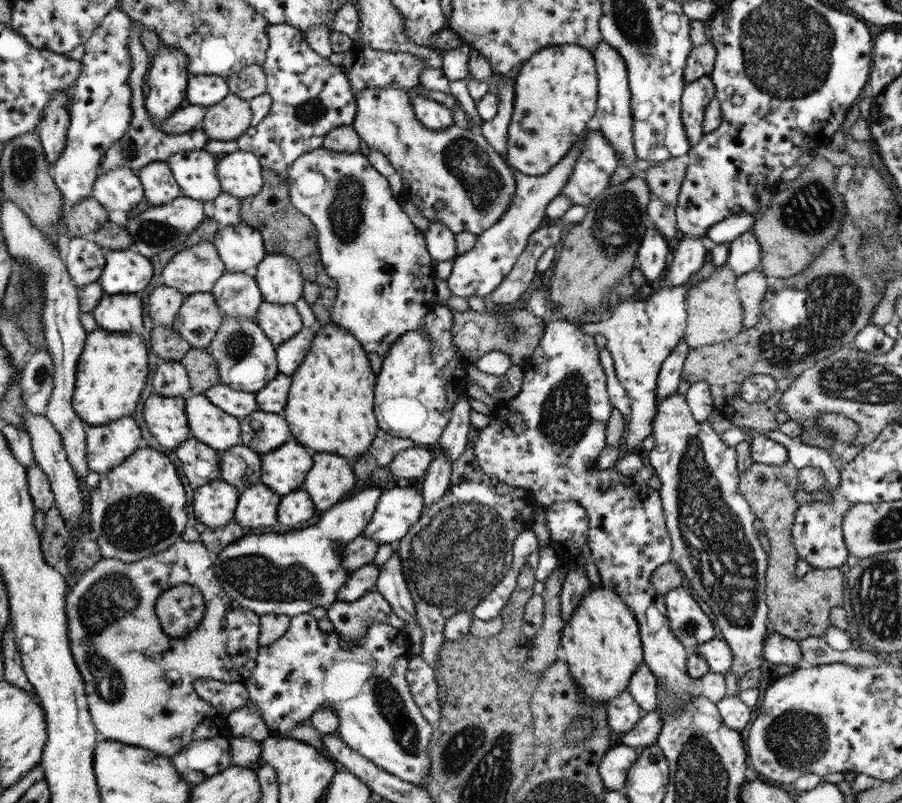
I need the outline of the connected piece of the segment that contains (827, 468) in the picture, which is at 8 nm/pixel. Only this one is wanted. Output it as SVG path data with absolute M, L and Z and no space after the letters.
M779 429L763 434L787 448L789 460L798 470L806 466L816 466L824 472L826 482L829 483L831 491L836 492L840 486L840 471L832 463L832 457L828 451L822 448L808 446L801 441L800 437L789 437Z

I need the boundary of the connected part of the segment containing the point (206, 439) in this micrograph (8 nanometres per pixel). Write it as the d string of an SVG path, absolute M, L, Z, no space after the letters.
M204 393L186 397L186 406L191 436L219 452L242 443L240 419L223 412Z

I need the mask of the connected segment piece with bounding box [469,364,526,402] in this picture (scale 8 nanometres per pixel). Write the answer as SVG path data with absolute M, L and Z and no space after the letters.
M476 364L469 365L470 384L478 384L490 396L504 402L516 398L522 390L523 377L526 375L520 365L510 367L502 376L492 376L478 371Z

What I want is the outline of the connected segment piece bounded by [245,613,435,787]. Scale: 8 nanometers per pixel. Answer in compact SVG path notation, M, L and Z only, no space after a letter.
M310 613L292 616L282 637L259 648L256 669L245 685L249 703L259 708L265 723L277 734L308 721L320 707L333 708L339 718L338 733L351 749L400 780L423 786L431 770L429 747L435 726L423 716L407 681L408 658L402 658L406 654L406 636L394 626L372 622L366 635L352 645L338 633L327 634L318 627L317 620Z

